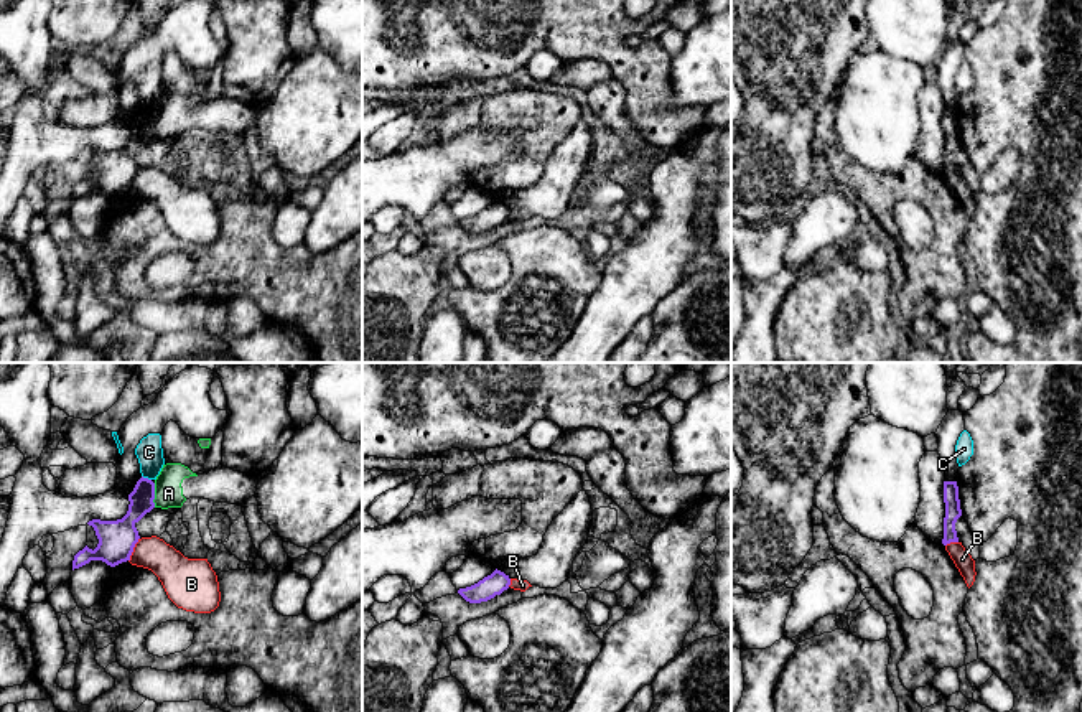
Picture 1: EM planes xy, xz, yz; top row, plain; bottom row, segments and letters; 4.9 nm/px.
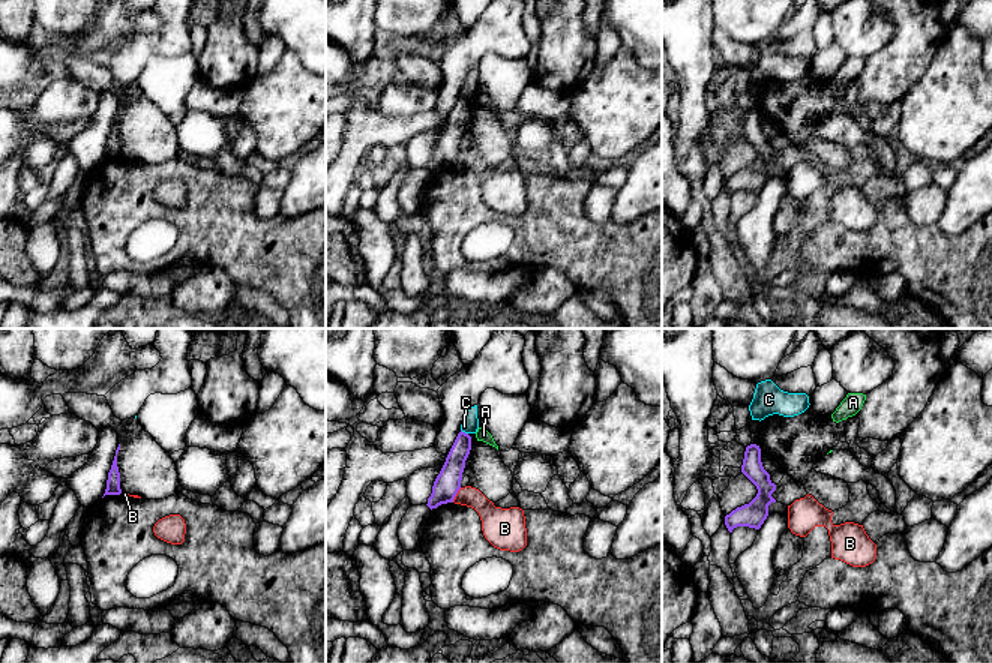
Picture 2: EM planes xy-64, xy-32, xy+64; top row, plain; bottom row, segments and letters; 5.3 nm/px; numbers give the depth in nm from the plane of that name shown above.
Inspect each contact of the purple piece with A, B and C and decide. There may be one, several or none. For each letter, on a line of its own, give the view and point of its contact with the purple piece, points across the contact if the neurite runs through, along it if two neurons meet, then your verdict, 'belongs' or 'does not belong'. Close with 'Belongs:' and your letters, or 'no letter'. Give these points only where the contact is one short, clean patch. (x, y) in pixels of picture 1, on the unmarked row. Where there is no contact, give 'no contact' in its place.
A: contact xy (153, 126); border xy (155, 114), (153, 137); does not belong
B: contact xy (132, 180); border xy (139, 168), (129, 192); does not belong
C: contact xy (147, 109); border xy (142, 106), (150, 111); does not belong
Belongs: no letter

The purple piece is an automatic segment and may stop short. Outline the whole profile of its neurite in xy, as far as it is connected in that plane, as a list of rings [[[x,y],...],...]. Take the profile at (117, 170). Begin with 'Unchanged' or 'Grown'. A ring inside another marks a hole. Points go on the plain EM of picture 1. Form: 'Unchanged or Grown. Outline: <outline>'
Unchanged. Outline: [[[140,109],[128,125],[128,142],[122,150],[100,152],[92,150],[87,155],[94,158],[99,170],[92,181],[87,176],[74,186],[72,201],[91,191],[102,191],[110,198],[130,191],[135,175],[140,166],[135,155],[155,138],[155,114],[148,109]]]

